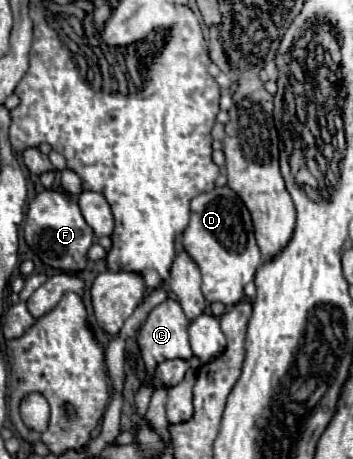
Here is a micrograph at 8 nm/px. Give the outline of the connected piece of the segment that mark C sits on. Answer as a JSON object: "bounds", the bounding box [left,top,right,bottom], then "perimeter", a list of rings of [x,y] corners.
{"bounds":[135,298,193,416],"perimeter":[[[167,298],[165,302],[161,302],[159,306],[155,306],[155,308],[149,312],[147,320],[141,324],[139,334],[137,334],[137,344],[139,344],[141,358],[143,358],[145,364],[146,382],[144,382],[143,386],[139,389],[135,398],[135,411],[139,416],[145,415],[154,392],[154,388],[152,384],[149,384],[150,381],[148,378],[152,376],[156,365],[159,364],[159,362],[163,362],[163,360],[175,360],[175,358],[189,360],[189,358],[193,356],[191,346],[189,346],[189,338],[187,338],[187,328],[189,328],[189,320],[185,318],[185,314],[183,314],[179,302],[173,300],[173,298]]]}

